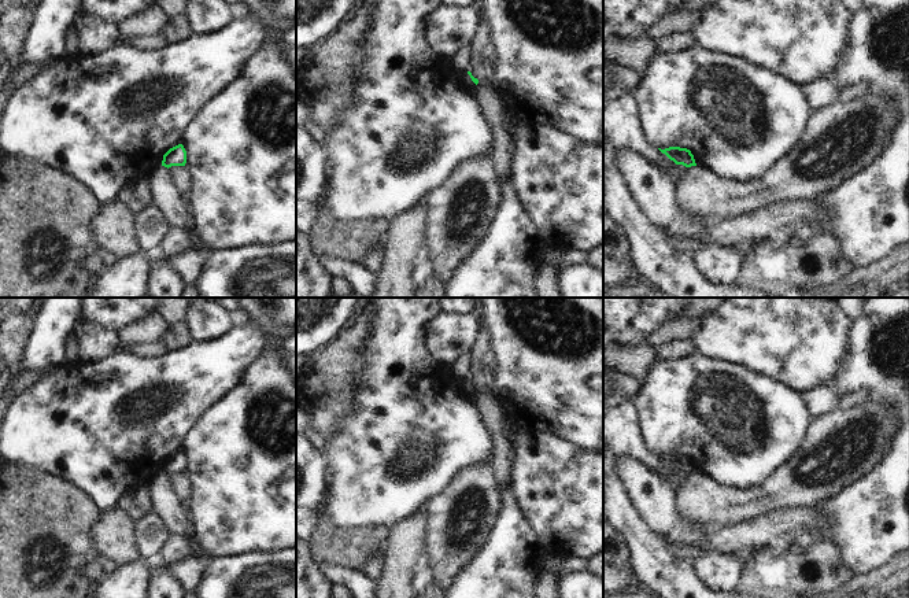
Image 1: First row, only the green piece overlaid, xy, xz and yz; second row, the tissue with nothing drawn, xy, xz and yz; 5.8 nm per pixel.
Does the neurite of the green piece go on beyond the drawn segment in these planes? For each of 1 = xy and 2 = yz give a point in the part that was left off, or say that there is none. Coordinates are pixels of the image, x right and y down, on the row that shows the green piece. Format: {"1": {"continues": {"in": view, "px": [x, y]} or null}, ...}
{"1": {"continues": null}, "2": {"continues": null}}

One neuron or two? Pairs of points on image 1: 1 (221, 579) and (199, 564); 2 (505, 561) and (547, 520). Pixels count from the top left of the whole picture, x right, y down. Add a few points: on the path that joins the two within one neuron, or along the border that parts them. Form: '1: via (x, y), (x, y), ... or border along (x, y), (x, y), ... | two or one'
1: border along (209, 560), (198, 583) | two
2: border along (518, 504), (527, 523), (539, 541) | two

